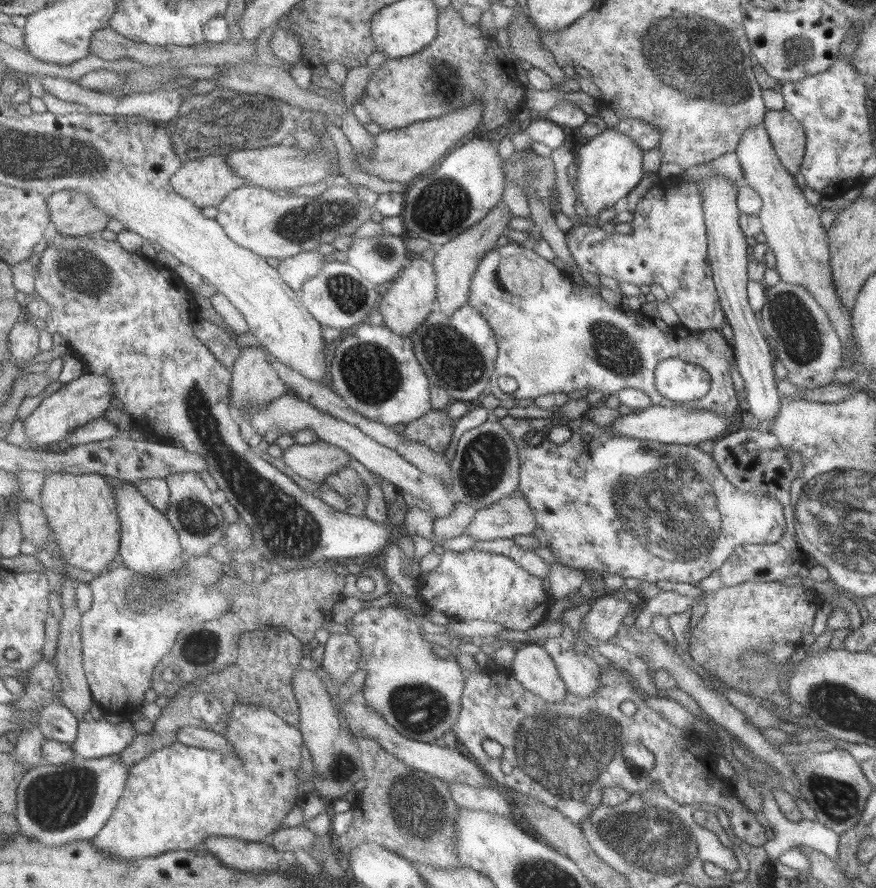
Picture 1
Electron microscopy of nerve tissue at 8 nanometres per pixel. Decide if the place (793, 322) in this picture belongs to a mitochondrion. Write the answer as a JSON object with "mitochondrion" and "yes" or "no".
{"mitochondrion":"yes"}

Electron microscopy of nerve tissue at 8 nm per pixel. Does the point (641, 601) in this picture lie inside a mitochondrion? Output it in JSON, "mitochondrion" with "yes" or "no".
{"mitochondrion":"no"}

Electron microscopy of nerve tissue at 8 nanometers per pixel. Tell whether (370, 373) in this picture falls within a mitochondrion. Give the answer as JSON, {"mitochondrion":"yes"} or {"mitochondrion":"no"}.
{"mitochondrion":"yes"}

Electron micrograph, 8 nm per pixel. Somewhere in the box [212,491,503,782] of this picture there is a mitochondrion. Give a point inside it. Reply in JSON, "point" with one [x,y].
{"point":[417,710]}

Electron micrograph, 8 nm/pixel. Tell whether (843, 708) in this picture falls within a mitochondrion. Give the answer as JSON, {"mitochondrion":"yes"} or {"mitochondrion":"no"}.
{"mitochondrion":"yes"}

